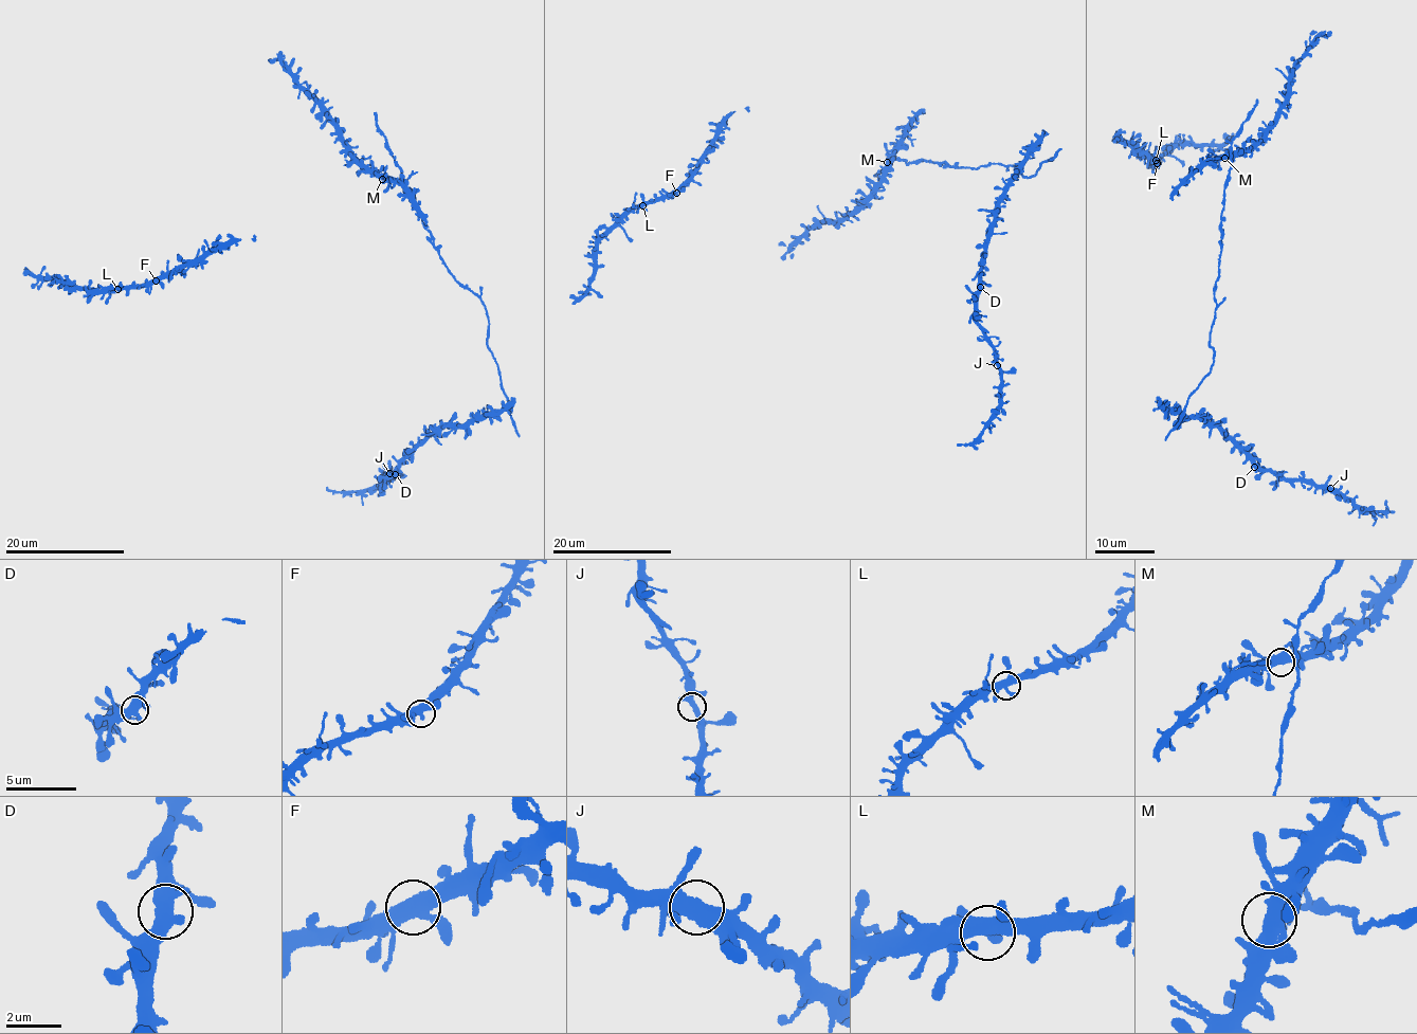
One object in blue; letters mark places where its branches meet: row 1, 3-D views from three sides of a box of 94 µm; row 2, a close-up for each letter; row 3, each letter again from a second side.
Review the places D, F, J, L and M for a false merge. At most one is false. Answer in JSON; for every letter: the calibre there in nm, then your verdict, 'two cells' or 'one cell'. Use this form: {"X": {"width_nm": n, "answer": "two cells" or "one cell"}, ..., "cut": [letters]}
{"D": {"width_nm": 440, "answer": "one cell"}, "F": {"width_nm": 440, "answer": "one cell"}, "J": {"width_nm": 420, "answer": "one cell"}, "L": {"width_nm": 440, "answer": "one cell"}, "M": {"width_nm": 440, "answer": "one cell"}, "cut": []}

